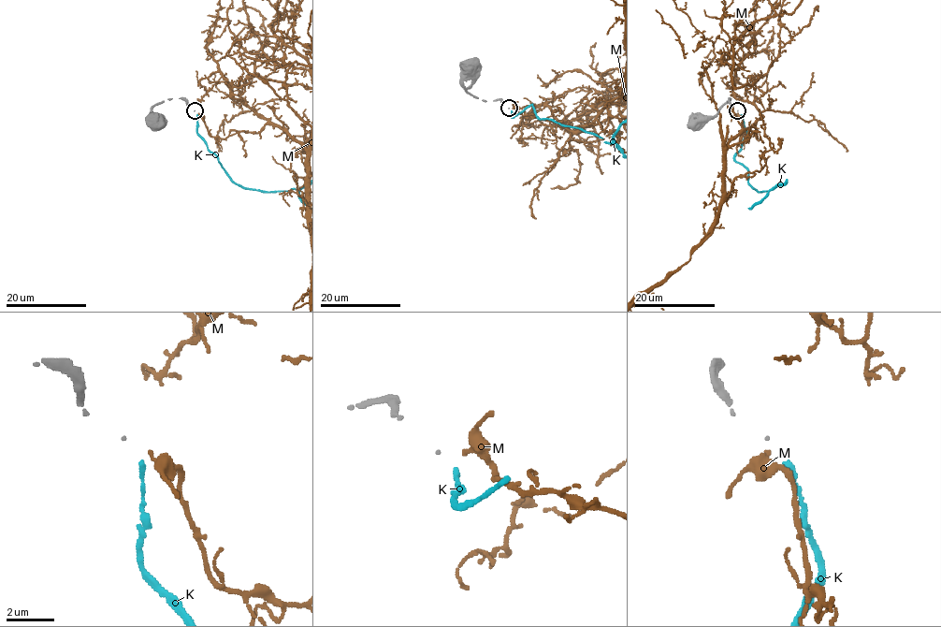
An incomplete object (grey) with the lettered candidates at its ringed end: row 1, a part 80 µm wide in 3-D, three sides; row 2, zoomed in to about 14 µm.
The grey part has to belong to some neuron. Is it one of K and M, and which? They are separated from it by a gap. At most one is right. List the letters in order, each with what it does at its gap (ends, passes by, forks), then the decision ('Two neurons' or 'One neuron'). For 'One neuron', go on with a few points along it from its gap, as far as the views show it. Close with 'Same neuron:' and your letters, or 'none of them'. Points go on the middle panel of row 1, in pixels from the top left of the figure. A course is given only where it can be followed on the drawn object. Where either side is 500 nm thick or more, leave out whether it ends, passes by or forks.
K: It ends there. One neuron
M: It ends there. Two neurons
Same neuron: K

